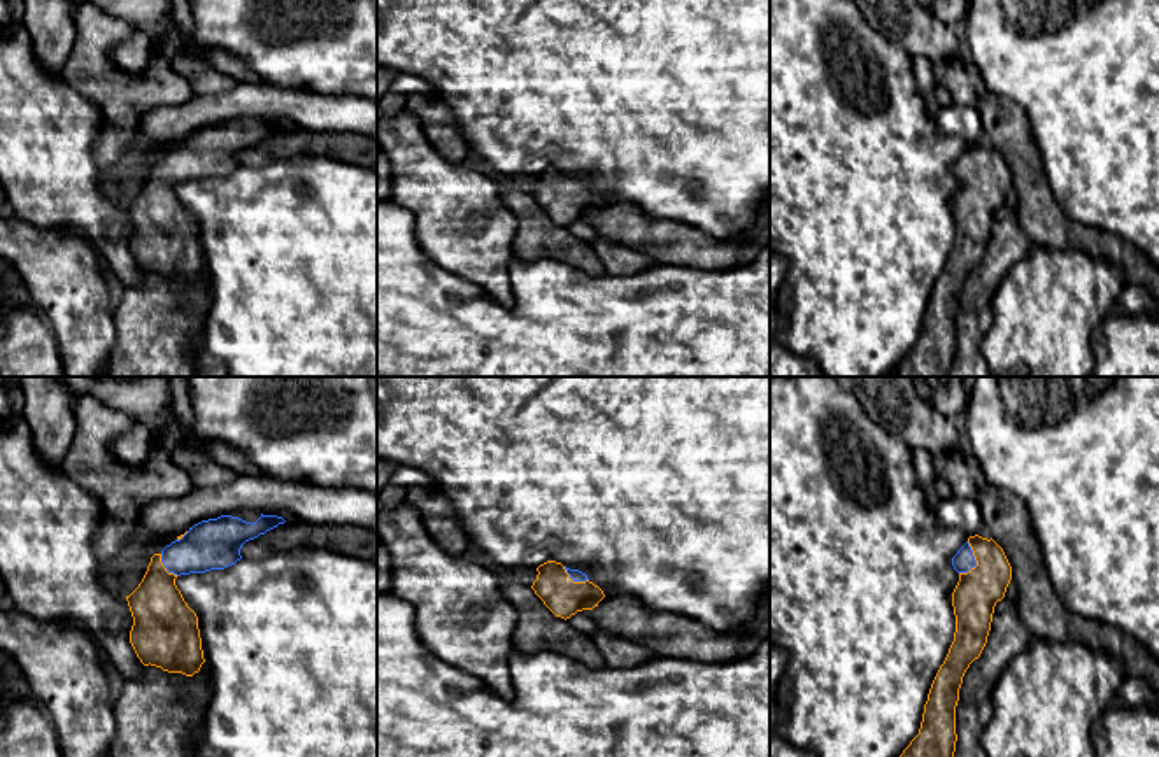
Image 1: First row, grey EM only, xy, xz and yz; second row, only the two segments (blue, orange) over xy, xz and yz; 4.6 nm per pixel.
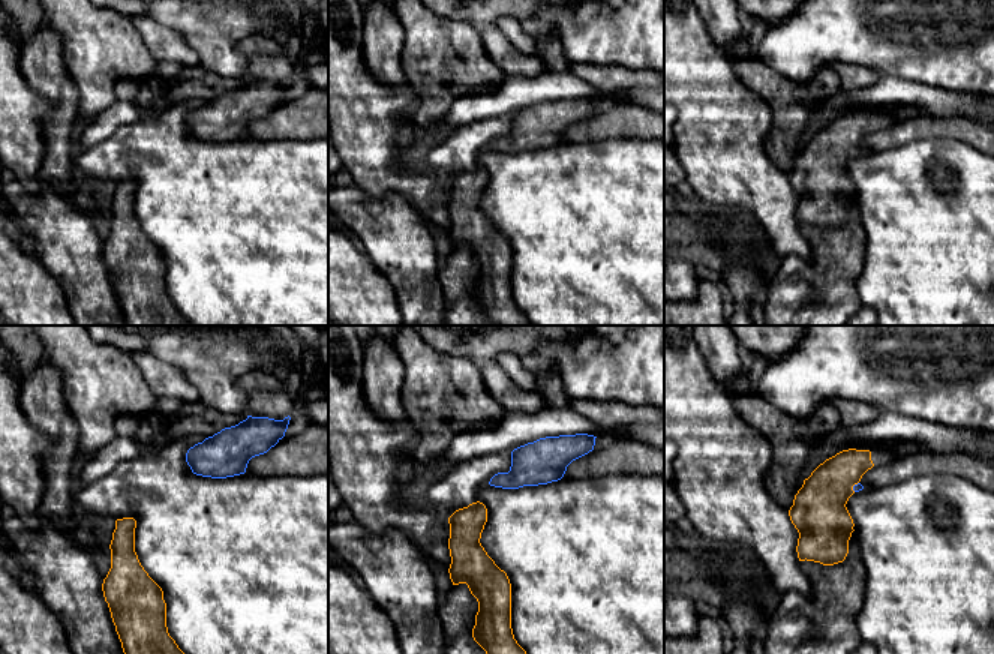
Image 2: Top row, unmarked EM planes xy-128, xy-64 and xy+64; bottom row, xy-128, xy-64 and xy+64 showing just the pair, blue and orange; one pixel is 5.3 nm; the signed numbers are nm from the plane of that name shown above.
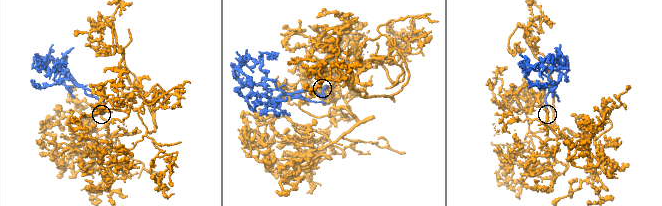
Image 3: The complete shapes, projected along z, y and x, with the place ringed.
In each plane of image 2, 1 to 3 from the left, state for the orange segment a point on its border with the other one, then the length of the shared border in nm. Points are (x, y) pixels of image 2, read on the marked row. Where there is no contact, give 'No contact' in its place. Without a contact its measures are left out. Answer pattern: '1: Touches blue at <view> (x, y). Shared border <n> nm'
1: No contact
2: No contact
3: Touches blue at xy+64 (853, 486). Shared border 60 nm

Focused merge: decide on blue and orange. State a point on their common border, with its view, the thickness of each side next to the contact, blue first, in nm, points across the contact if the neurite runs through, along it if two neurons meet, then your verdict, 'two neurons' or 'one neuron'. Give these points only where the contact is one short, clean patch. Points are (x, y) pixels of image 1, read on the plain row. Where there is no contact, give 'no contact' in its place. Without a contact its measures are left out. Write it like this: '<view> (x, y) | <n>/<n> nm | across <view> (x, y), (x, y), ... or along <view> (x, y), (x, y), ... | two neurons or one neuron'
yz (975, 169) | 100/200 nm | across yz (963, 169), (975, 169), (974, 207) | one neuron

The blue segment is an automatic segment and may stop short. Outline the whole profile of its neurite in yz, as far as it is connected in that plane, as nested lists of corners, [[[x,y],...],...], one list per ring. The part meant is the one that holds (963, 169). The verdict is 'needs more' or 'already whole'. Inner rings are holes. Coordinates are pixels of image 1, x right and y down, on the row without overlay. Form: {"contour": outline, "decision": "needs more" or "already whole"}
{"contour": [[[978,142],[952,165],[959,189],[952,200],[956,240],[924,312],[919,342],[903,357],[898,377],[949,377],[956,359],[956,314],[963,284],[980,265],[992,221],[1005,205],[1012,173],[1003,156]]], "decision": "needs more"}

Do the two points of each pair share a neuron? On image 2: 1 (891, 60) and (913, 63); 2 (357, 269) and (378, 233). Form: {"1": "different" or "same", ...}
{"1": "same", "2": "different"}

